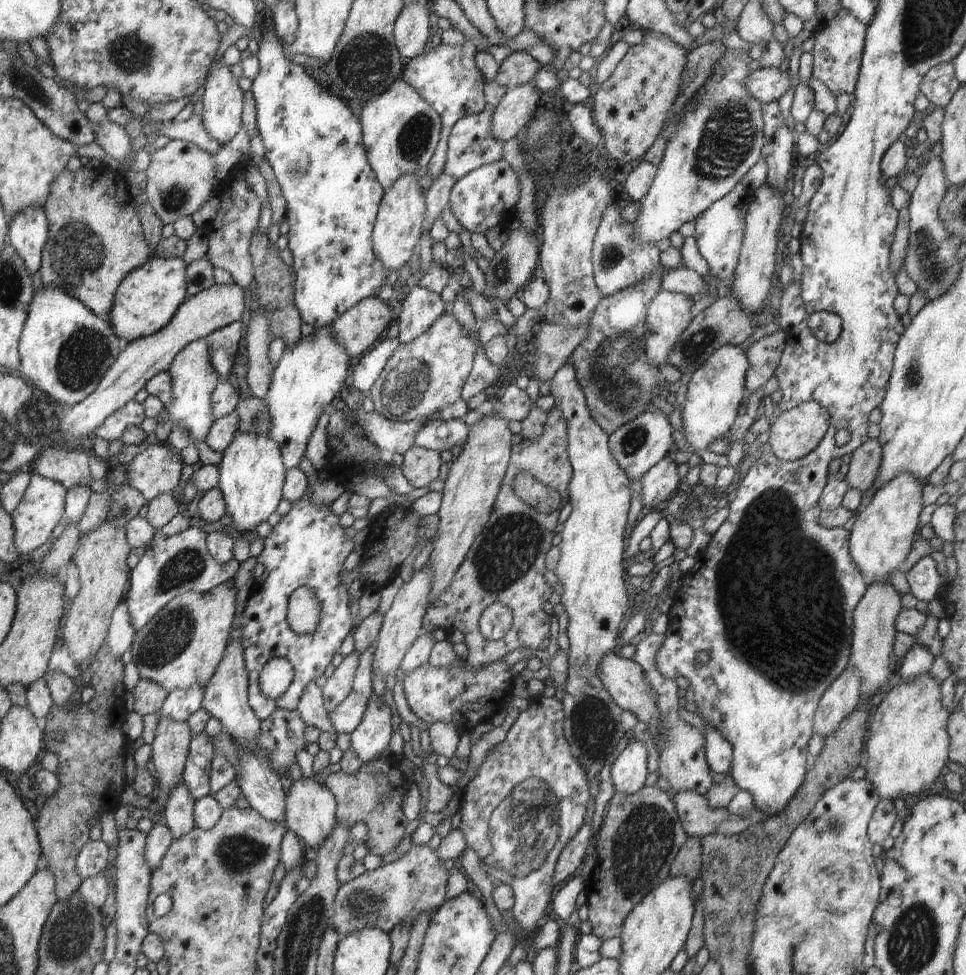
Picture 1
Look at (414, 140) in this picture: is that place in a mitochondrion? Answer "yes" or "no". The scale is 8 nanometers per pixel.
yes

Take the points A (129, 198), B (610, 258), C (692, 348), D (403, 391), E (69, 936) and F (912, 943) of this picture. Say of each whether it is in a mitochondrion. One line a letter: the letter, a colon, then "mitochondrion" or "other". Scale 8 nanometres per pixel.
A: other
B: mitochondrion
C: mitochondrion
D: mitochondrion
E: mitochondrion
F: mitochondrion

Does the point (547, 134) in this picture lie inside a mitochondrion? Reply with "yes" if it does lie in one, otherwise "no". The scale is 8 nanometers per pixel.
yes

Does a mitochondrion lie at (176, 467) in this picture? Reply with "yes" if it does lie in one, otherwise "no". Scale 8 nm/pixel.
no

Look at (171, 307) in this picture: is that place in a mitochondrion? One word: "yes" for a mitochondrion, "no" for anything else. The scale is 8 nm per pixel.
no

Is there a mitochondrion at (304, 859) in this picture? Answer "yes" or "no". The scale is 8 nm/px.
no

